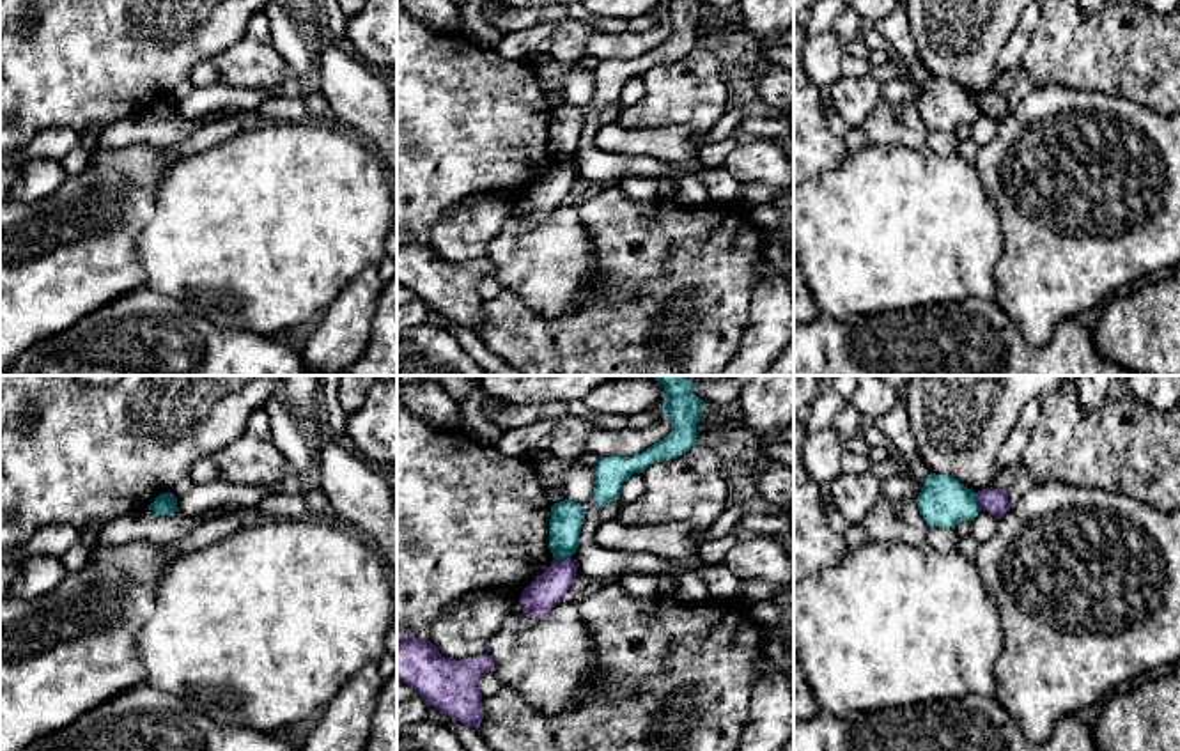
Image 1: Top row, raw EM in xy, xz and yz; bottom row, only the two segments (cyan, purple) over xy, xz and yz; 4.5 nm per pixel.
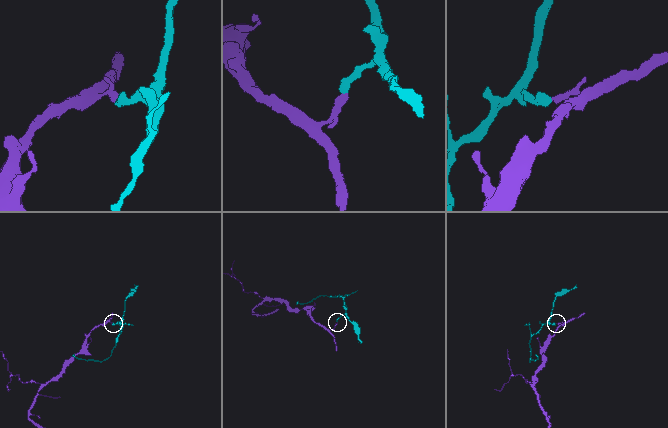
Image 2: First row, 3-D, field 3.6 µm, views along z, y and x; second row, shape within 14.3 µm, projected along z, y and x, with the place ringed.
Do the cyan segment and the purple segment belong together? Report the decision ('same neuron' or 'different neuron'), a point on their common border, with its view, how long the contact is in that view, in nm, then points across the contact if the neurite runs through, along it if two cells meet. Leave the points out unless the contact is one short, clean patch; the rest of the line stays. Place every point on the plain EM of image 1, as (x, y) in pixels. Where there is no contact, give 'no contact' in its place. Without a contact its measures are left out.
different neuron; contact yz (977, 105); length 80 nm; border yz (975, 96), (980, 112)

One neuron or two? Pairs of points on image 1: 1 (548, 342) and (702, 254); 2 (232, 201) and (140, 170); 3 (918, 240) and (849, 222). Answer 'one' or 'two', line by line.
1: one
2: two
3: one

